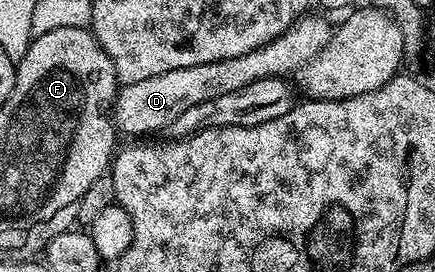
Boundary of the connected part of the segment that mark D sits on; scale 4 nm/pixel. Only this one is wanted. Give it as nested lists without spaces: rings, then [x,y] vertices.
[[[311,16],[299,17],[277,39],[266,41],[261,47],[245,55],[237,55],[237,59],[221,59],[194,67],[177,68],[175,71],[167,71],[163,75],[143,79],[138,83],[123,85],[116,92],[113,102],[113,120],[116,128],[127,135],[155,135],[158,134],[155,133],[157,131],[166,130],[173,119],[177,119],[178,115],[194,104],[217,99],[229,91],[237,91],[249,83],[257,83],[257,79],[287,79],[298,74],[300,69],[305,68],[327,46],[333,32],[333,25],[325,18]]]

